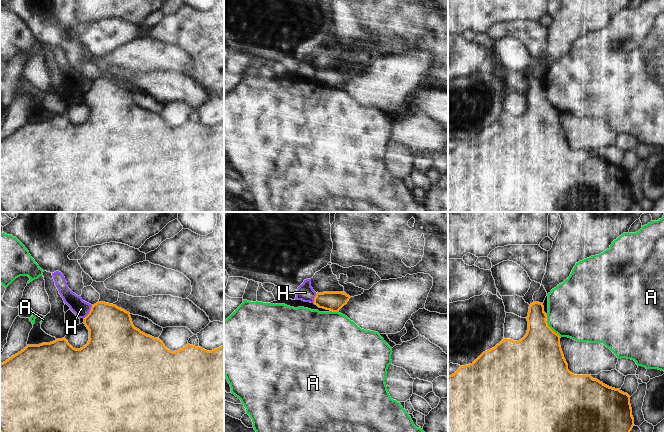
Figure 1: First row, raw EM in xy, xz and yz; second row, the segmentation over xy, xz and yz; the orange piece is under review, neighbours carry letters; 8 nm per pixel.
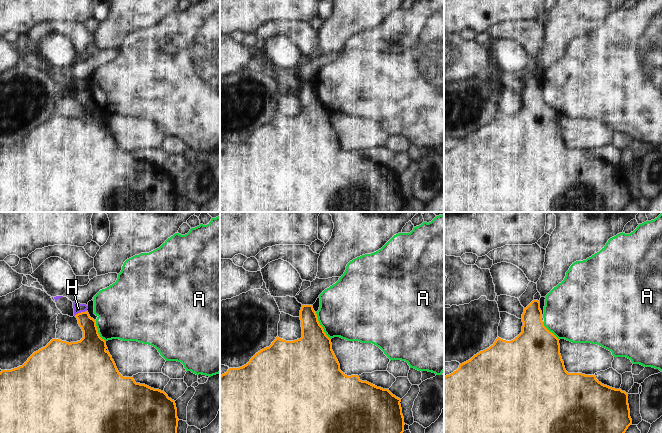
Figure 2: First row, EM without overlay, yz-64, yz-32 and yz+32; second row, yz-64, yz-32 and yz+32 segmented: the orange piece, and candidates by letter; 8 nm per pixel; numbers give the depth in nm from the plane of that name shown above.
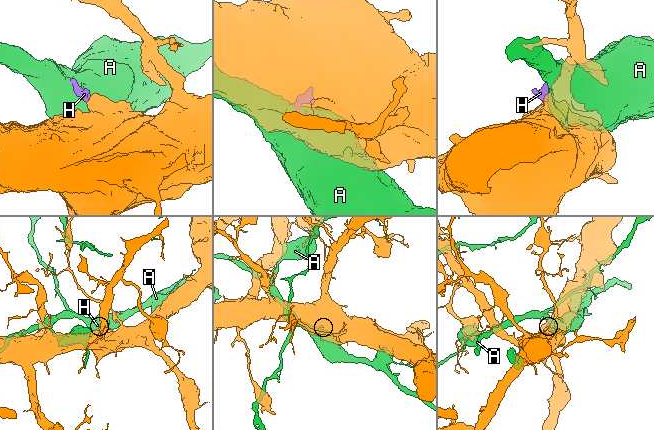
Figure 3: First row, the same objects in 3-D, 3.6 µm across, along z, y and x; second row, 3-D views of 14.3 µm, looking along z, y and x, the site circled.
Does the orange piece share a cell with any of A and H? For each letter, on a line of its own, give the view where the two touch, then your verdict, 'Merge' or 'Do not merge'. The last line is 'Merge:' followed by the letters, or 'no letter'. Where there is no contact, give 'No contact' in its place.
A: Touches orange in yz. Do not merge
H: Touches orange in xy. Do not merge
Merge: no letter

